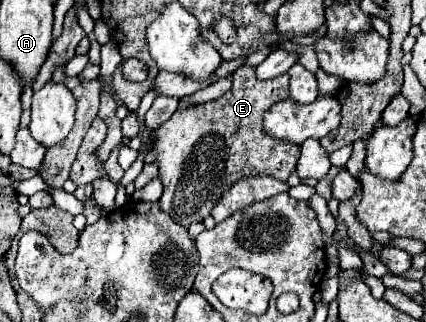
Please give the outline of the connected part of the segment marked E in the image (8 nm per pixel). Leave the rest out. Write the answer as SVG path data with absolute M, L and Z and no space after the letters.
M241 66L233 72L233 86L221 98L189 106L187 110L177 110L167 122L163 122L159 130L151 134L151 146L155 148L159 162L159 178L165 188L159 200L161 210L165 210L175 222L189 228L193 222L203 222L221 194L225 194L225 190L229 190L229 186L233 186L233 182L241 180L243 176L267 174L275 176L277 180L287 180L295 170L301 150L297 144L269 138L263 132L265 110L285 98L289 98L289 74L281 74L271 80L259 80L253 66Z

